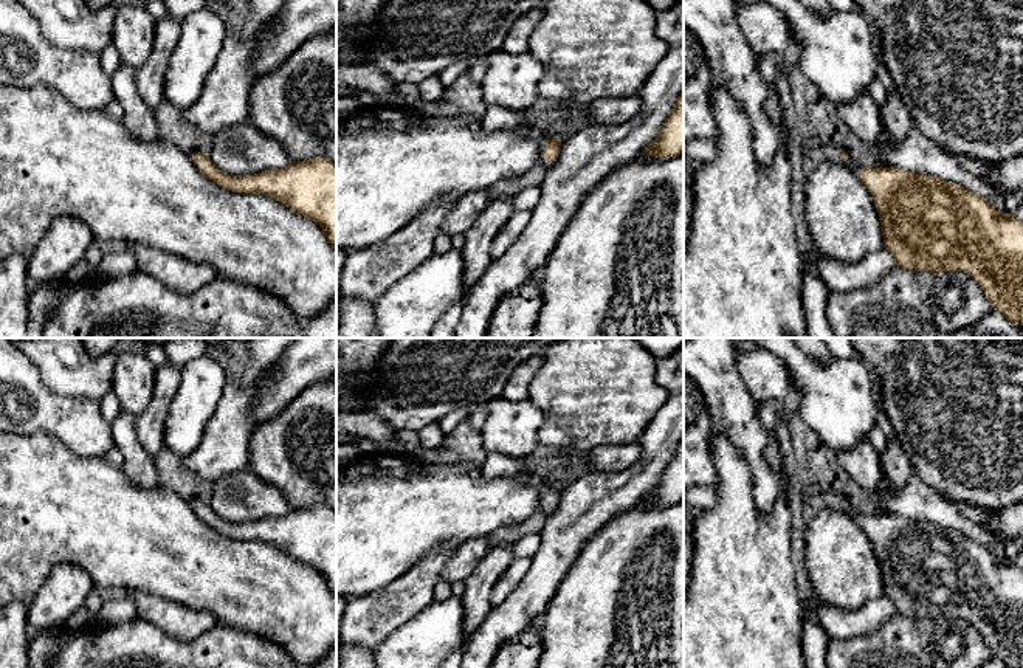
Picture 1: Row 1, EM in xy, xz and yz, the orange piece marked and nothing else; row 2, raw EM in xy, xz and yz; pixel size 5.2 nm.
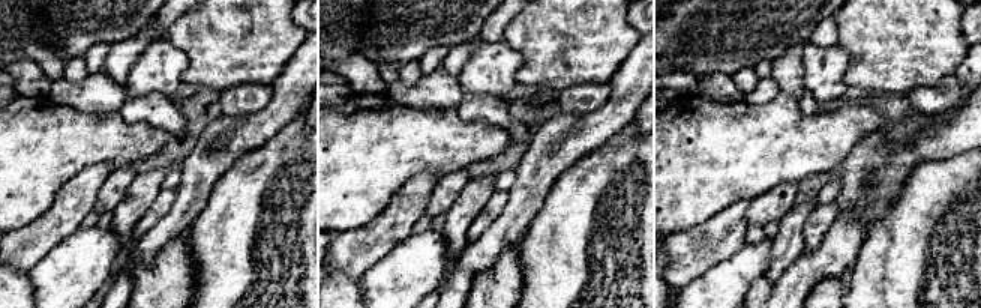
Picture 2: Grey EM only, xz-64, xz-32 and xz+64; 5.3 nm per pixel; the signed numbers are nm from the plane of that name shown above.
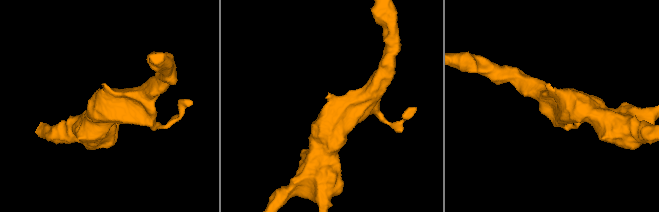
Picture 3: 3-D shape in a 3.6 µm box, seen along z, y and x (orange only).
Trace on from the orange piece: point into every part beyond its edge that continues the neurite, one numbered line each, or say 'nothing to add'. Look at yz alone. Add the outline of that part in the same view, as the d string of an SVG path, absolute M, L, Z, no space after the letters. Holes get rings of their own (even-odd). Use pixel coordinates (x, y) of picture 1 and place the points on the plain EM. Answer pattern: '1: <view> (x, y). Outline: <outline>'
1: yz (825, 499). Outline: M822 493L818 496L818 505L822 507L829 507L829 508L834 508L834 510L843 510L849 515L852 515L859 524L862 524L862 516L863 513L854 510L851 505L848 505L846 508L842 505L842 496L840 494L835 494L835 493Z

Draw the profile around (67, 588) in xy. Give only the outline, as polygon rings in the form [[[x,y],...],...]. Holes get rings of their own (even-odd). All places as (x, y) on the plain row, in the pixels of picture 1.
[[[71,563],[57,564],[28,604],[28,625],[33,632],[64,626],[85,606],[95,589],[90,575]]]

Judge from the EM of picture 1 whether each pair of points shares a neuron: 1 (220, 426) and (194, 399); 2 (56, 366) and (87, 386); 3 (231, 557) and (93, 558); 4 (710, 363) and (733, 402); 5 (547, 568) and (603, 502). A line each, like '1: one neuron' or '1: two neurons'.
1: two neurons
2: one neuron
3: one neuron
4: one neuron
5: one neuron

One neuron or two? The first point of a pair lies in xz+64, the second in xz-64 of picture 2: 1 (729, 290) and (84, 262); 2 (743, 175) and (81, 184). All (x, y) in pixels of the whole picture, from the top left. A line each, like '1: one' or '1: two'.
1: one
2: two

